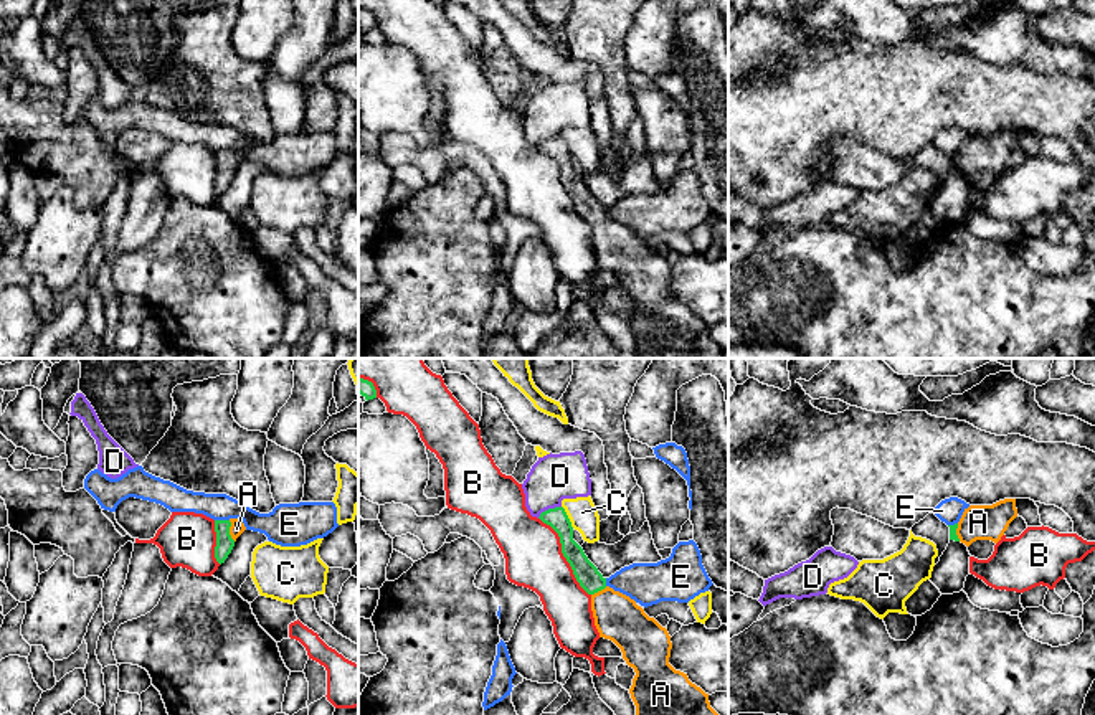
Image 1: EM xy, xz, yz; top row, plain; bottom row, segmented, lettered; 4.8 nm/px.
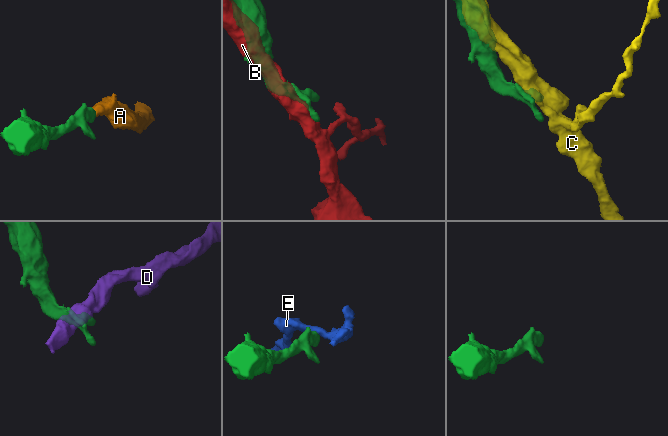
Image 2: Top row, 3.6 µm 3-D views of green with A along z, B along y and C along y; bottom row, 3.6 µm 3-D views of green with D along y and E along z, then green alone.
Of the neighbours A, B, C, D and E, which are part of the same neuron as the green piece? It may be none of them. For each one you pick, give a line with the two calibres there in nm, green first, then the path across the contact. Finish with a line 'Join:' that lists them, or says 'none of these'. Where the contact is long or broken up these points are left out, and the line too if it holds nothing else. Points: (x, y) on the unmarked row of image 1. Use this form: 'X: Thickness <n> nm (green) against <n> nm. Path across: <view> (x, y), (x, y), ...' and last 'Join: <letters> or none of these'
A: Thickness 90 nm (green) against 70 nm. Path across: xy (225, 174), (228, 160), (237, 159)
Join: A

